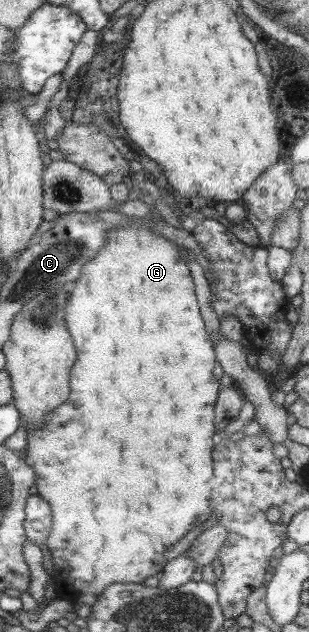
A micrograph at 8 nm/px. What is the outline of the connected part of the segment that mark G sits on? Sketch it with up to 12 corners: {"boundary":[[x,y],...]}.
{"boundary":[[126,218],[26,428],[57,596],[207,512],[217,380],[177,246]]}

